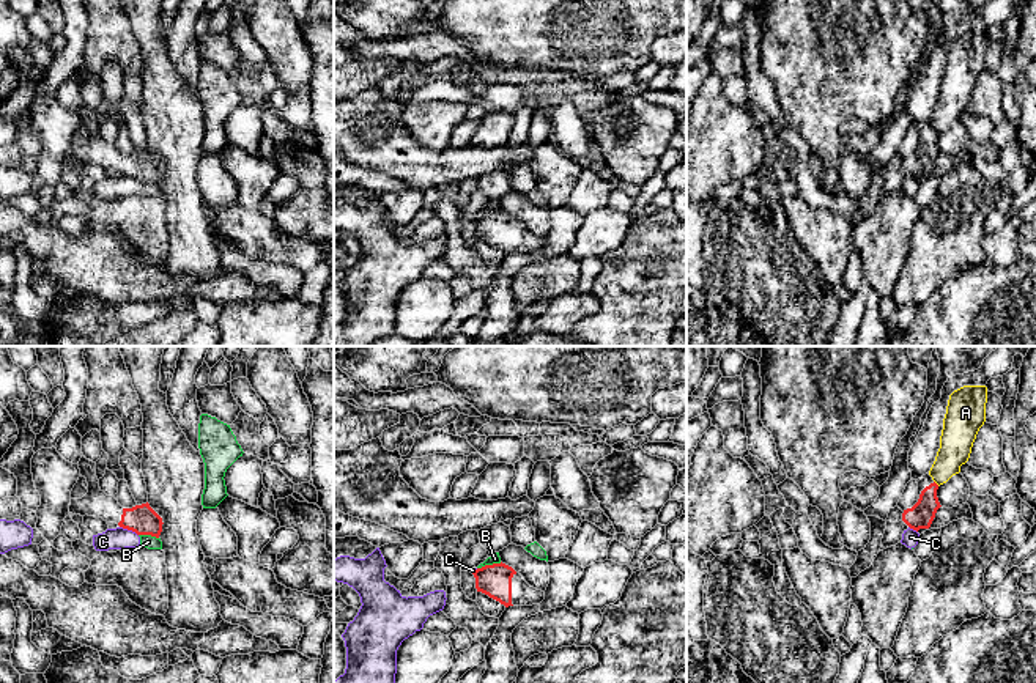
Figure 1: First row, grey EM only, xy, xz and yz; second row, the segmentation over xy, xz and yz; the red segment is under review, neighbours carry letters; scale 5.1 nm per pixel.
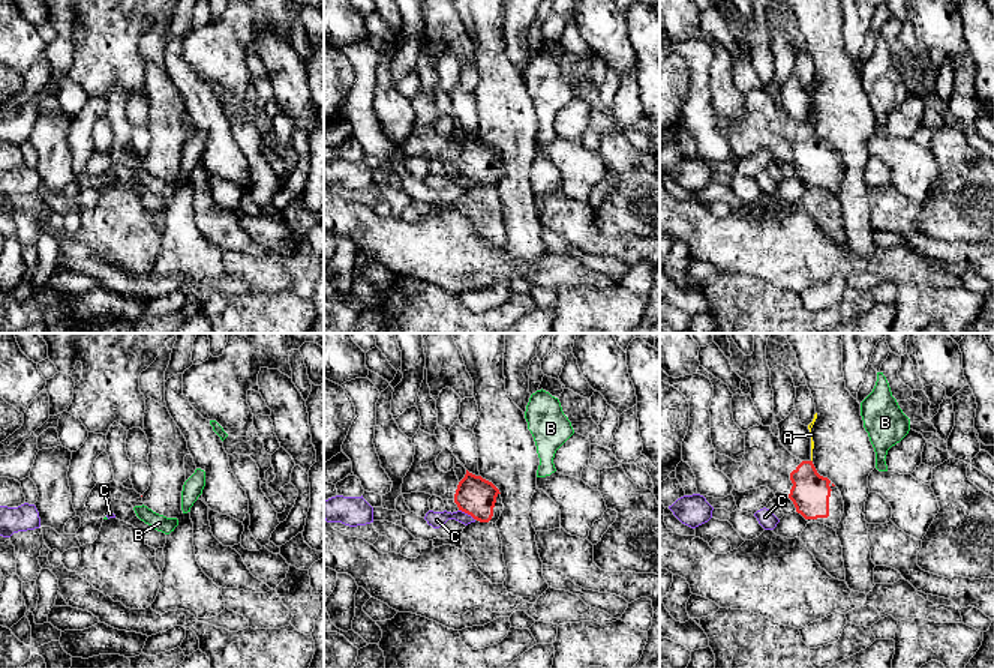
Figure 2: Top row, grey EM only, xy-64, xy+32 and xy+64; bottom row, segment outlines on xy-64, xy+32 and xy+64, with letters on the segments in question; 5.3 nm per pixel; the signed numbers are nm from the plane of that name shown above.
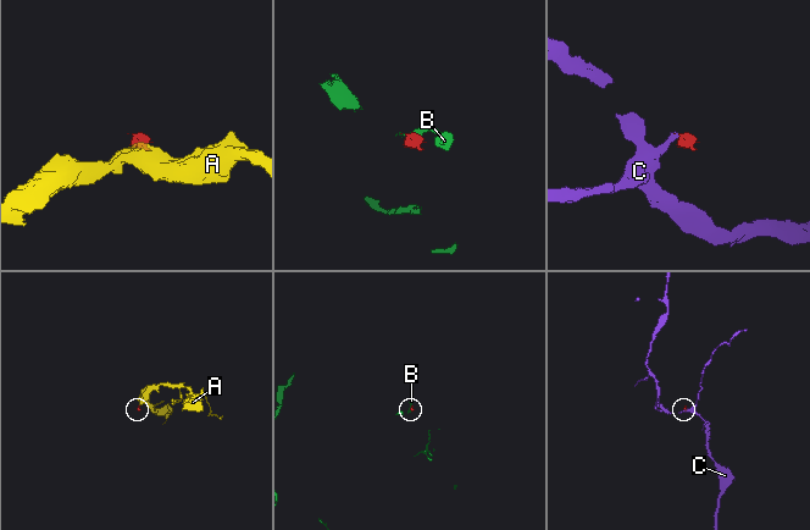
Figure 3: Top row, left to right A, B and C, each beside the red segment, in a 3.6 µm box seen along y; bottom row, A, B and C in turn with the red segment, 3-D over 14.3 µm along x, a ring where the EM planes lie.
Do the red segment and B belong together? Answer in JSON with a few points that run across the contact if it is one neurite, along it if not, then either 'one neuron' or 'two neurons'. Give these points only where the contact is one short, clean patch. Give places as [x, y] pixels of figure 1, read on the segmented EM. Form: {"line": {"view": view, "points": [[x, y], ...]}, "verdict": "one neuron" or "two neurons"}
{"line": {"view": "xz", "points": [[501, 562], [477, 568]]}, "verdict": "two neurons"}

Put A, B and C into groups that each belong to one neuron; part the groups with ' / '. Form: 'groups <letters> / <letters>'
groups A / B C

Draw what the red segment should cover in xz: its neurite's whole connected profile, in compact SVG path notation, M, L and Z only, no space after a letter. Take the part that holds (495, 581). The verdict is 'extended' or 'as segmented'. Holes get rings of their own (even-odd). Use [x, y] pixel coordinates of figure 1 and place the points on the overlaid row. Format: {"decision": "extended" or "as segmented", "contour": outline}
{"decision": "extended", "contour": "M493 563L477 568L475 589L509 606L532 606L545 600L545 592L531 587L520 573L505 563Z"}

